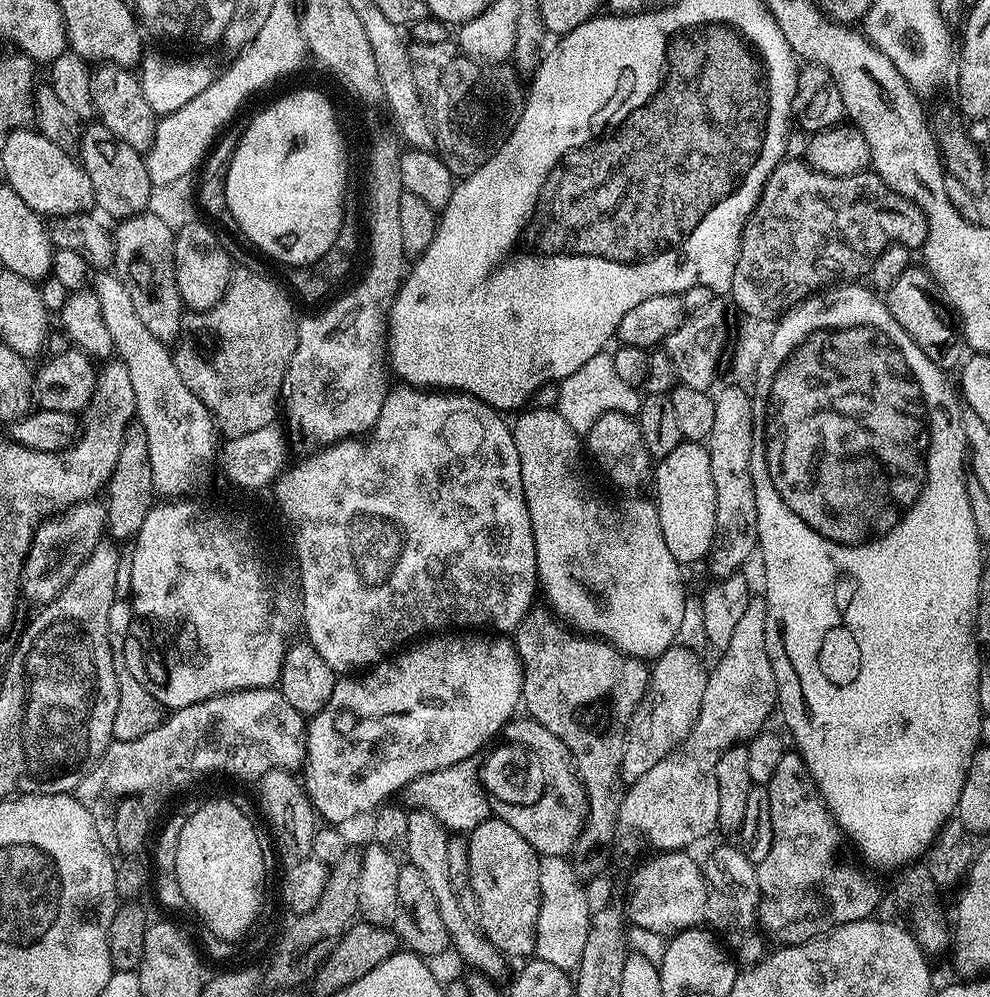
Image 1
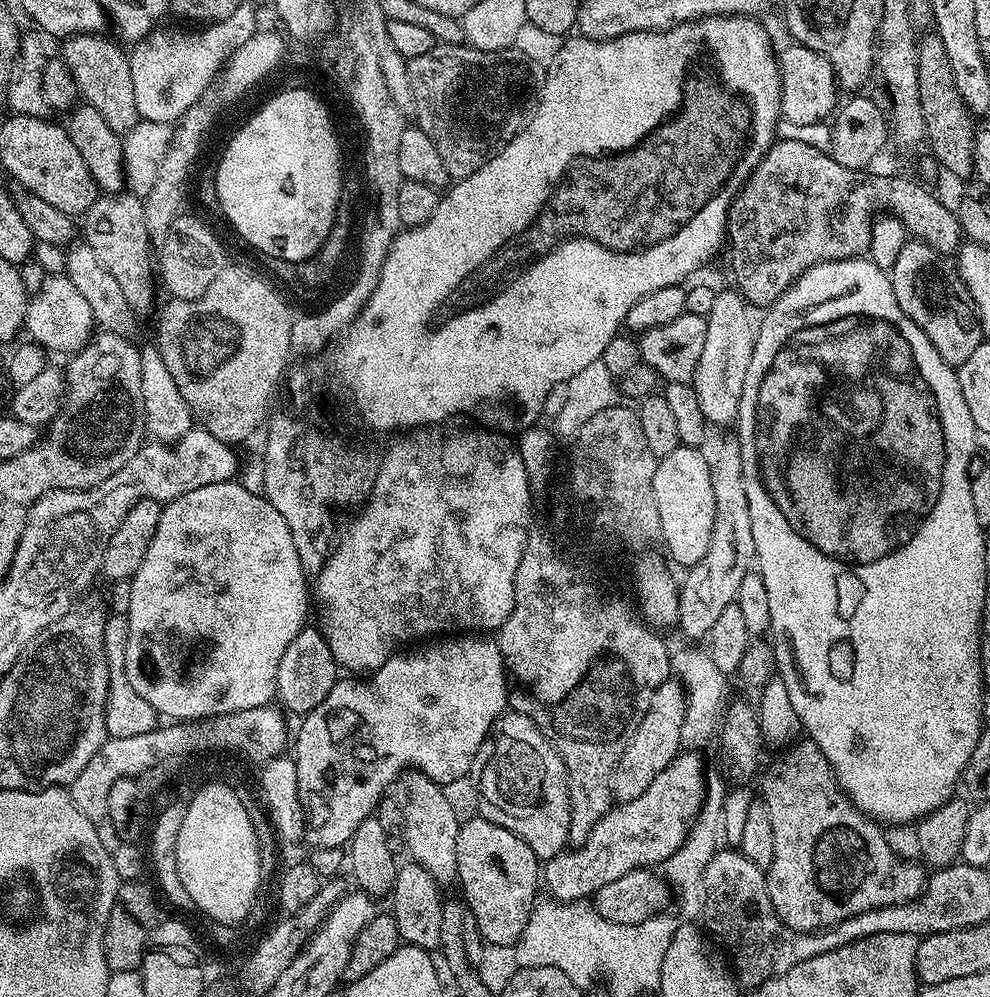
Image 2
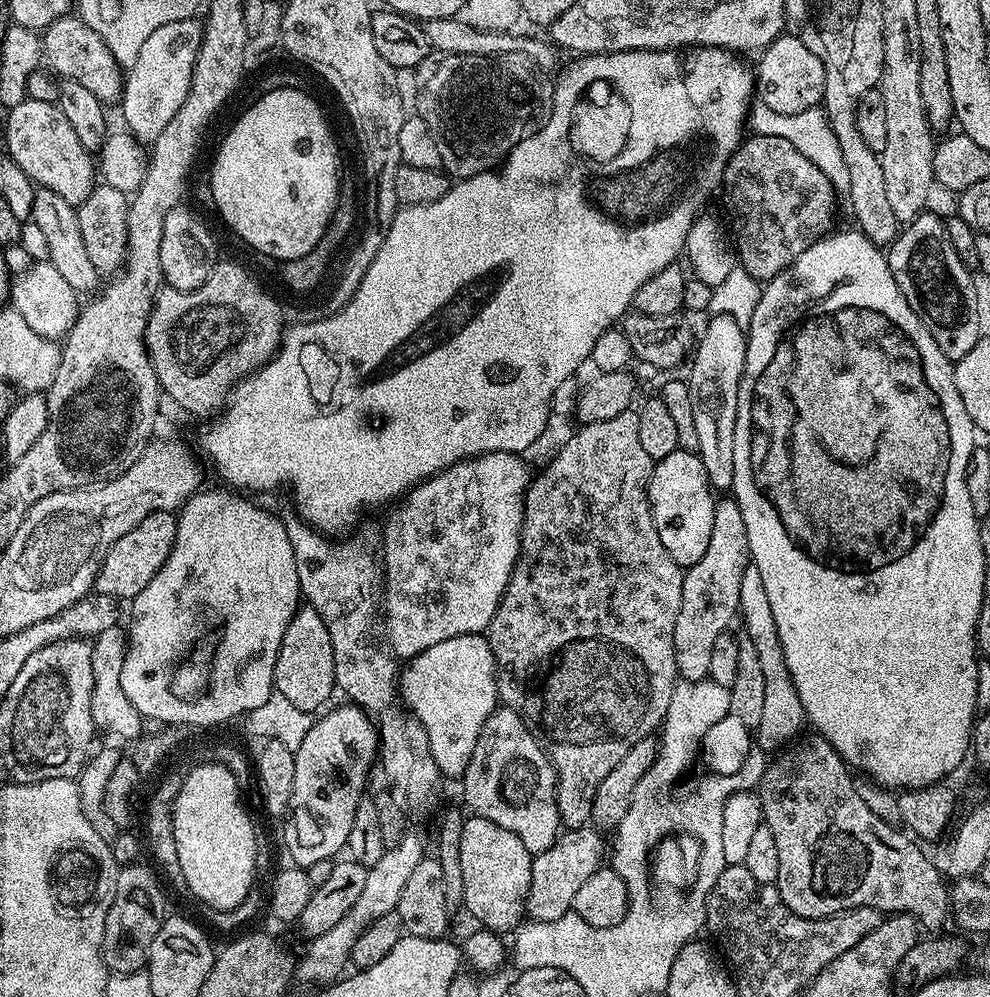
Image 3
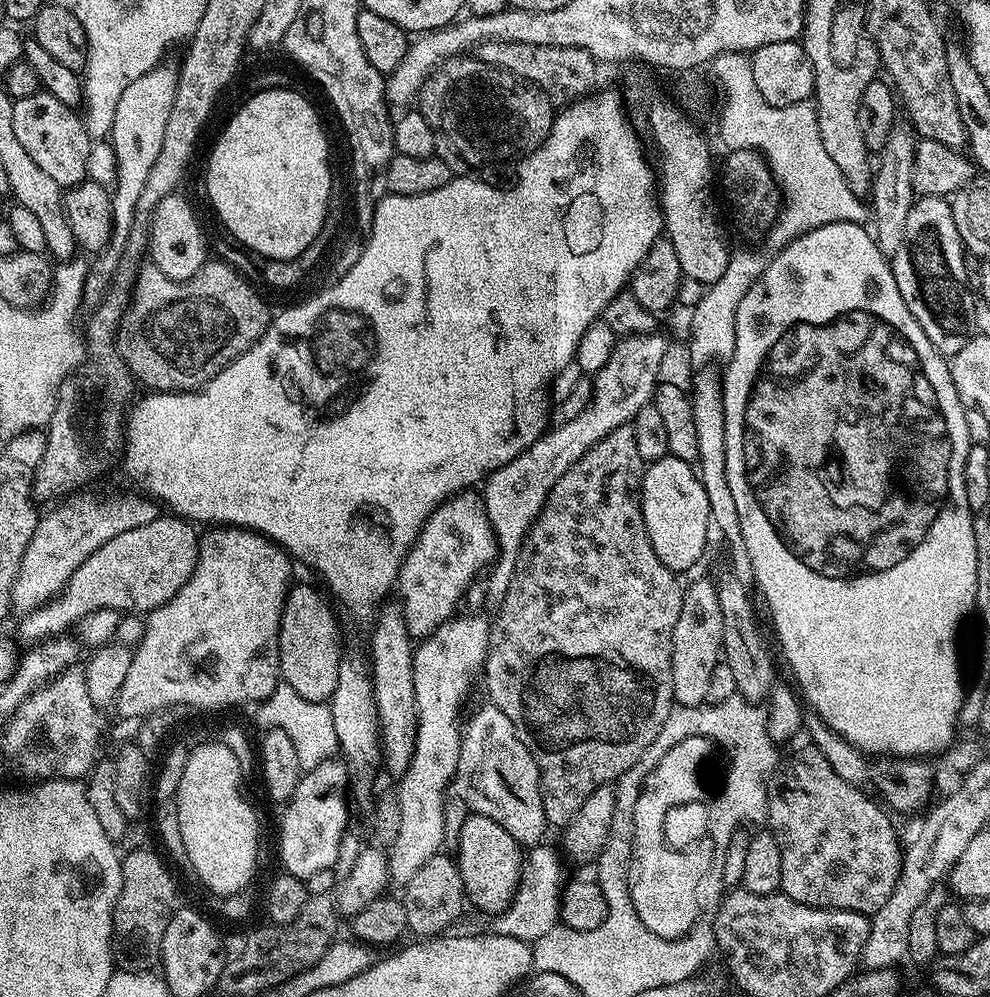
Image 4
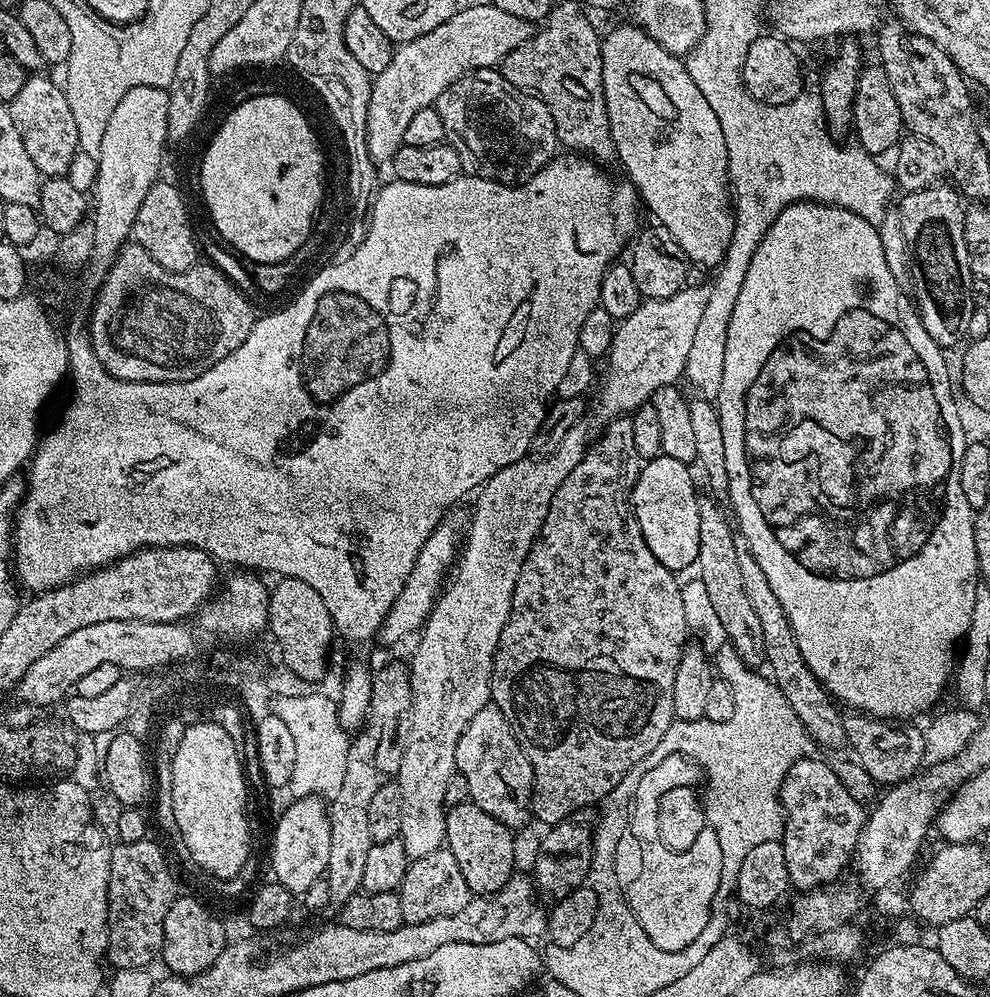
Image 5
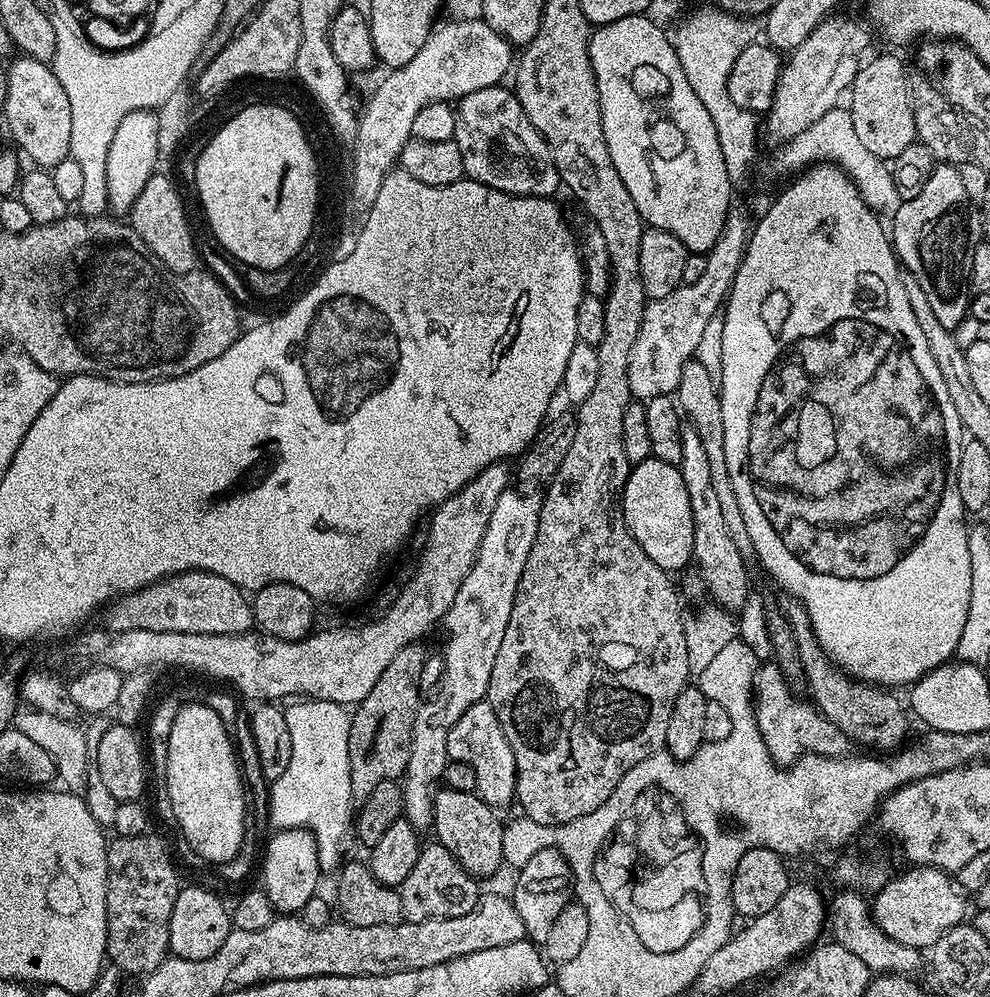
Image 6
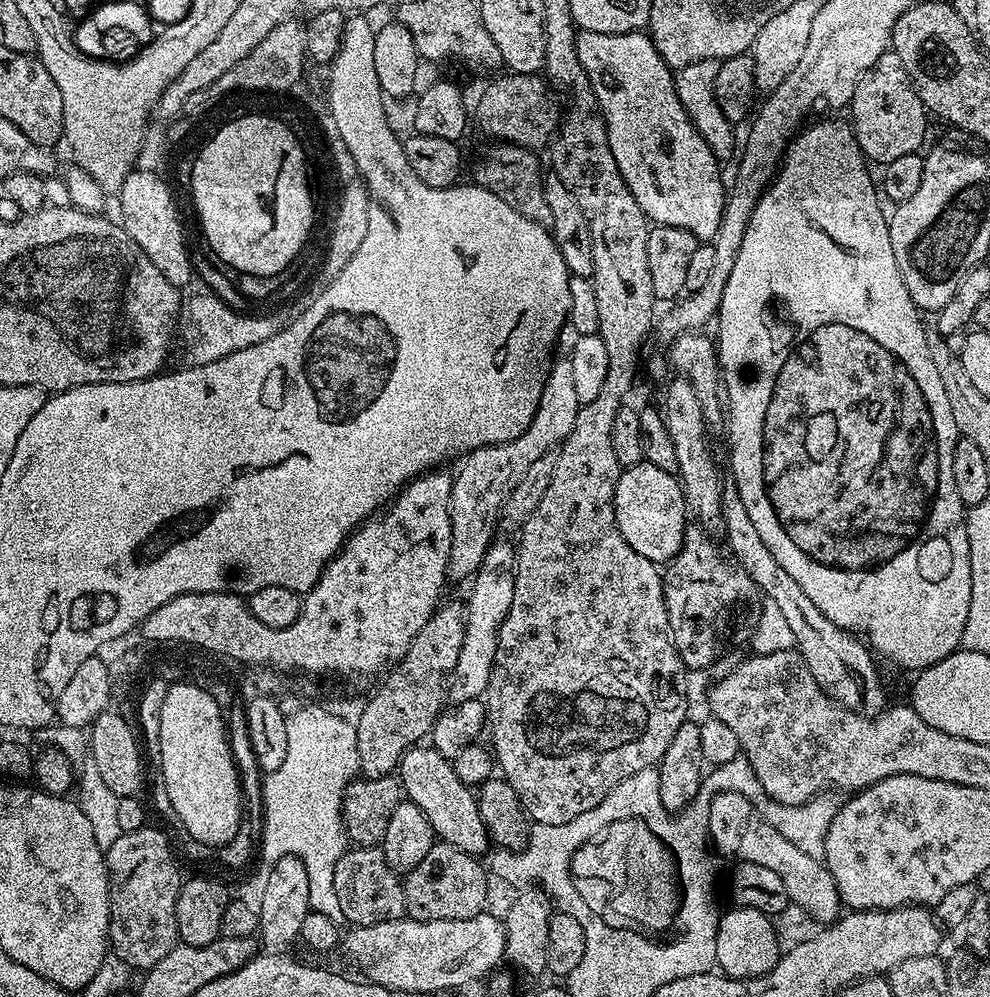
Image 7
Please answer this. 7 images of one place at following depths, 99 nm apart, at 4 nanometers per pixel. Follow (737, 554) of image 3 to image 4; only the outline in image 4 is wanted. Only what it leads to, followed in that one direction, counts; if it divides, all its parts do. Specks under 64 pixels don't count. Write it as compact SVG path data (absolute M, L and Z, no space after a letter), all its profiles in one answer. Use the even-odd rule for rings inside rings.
M710 579L696 580L687 585L684 592L684 605L678 614L678 622L674 622L672 631L672 673L674 674L674 701L681 708L698 708L708 700L710 694L710 677L714 674L714 666L721 663L724 643L722 630L724 618L722 606L718 604L718 590Z

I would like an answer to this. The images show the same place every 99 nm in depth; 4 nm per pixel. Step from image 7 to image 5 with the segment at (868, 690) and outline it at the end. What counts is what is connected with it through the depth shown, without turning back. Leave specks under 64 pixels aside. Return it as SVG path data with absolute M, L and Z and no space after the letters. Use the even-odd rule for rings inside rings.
M859 710L845 715L844 724L847 747L852 747L851 755L877 785L901 784L925 767L926 742L919 727L911 728L908 722L881 720L878 716L870 716Z

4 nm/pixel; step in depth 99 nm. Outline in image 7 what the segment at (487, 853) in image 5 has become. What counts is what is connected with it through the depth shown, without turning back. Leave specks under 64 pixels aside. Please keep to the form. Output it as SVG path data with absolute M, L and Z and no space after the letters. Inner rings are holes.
M431 746L406 749L400 760L398 779L403 795L414 806L418 806L426 818L430 818L430 826L443 843L474 857L479 857L480 852L489 851L488 831L482 822L477 793L458 779L458 774L454 774L452 769L451 759L444 753Z

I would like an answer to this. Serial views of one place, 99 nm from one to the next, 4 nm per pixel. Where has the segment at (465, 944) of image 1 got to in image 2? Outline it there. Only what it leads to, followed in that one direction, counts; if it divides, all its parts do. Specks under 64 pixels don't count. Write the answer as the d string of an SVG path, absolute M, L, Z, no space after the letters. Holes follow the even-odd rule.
M409 770L403 772L394 785L394 798L402 810L402 818L406 821L406 834L404 835L404 848L409 852L415 863L430 870L432 877L442 886L457 883L456 871L458 870L458 830L460 829L461 817L456 817L456 808L448 801L448 796L441 785L436 784L430 778L426 778L424 772Z

